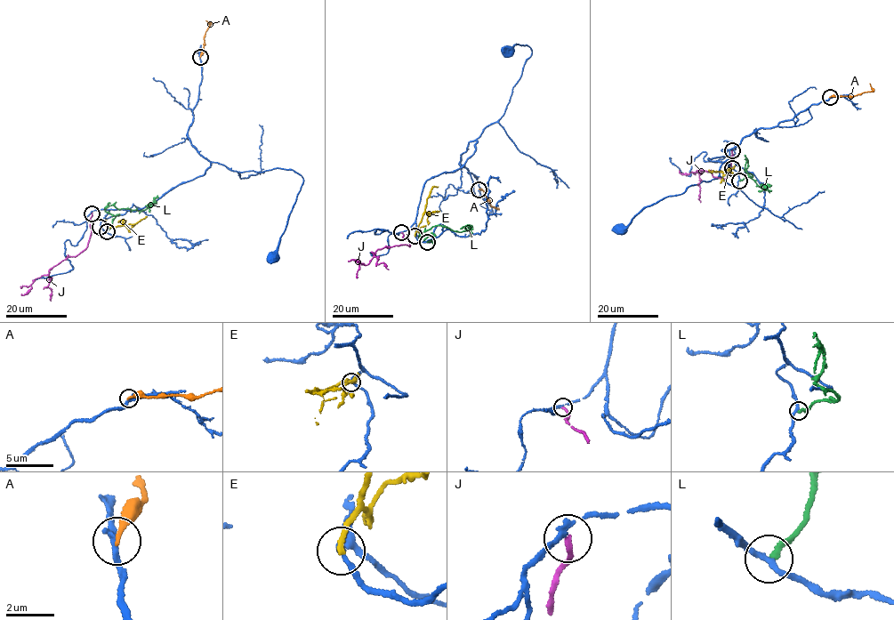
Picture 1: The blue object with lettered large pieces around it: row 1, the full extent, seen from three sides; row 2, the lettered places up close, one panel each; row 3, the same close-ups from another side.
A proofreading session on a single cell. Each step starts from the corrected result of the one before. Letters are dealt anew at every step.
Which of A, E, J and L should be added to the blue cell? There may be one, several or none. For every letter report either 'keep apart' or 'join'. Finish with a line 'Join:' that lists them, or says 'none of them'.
A: keep apart
E: keep apart
J: keep apart
L: keep apart
Join: none of them

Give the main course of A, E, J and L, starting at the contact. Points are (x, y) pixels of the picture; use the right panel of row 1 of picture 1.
A: (830, 97), (852, 96), (871, 91), (869, 84)
E: (732, 168), (709, 171), (713, 172)
J: (732, 151), (730, 174), (723, 179), (702, 170), (698, 170), (700, 173), (696, 171), (680, 173), (679, 170)
L: (739, 180), (752, 176), (745, 171), (746, 159), (744, 167), (748, 175), (763, 190), (768, 189), (761, 184)

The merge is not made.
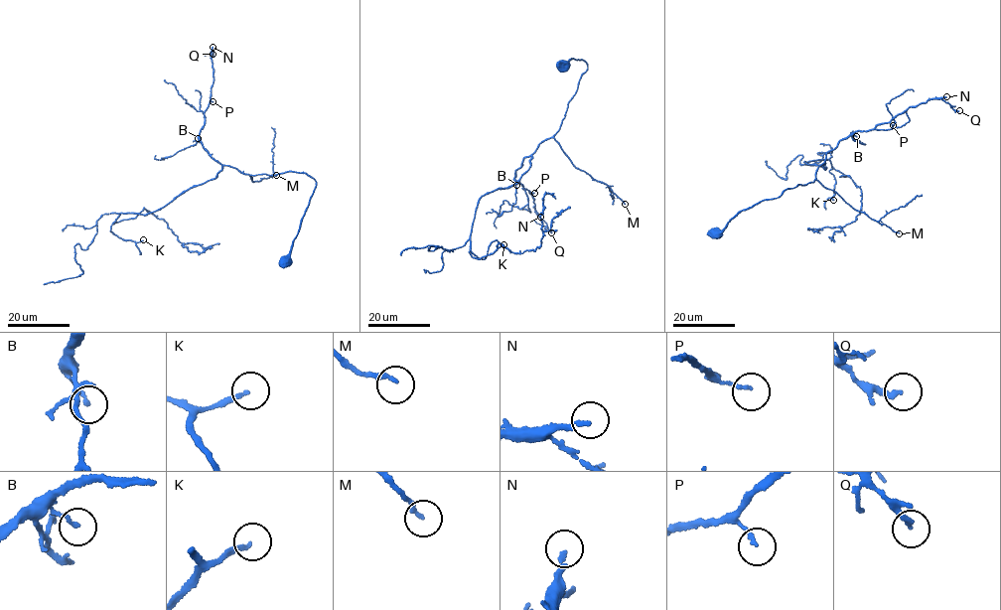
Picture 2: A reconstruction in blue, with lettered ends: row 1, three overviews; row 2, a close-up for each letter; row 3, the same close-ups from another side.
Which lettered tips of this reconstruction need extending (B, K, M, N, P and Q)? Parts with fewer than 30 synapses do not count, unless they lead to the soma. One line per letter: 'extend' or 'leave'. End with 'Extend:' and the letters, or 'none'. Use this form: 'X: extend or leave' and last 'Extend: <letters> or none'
B: leave
K: extend
M: leave
N: extend
P: leave
Q: leave
Extend: K, N

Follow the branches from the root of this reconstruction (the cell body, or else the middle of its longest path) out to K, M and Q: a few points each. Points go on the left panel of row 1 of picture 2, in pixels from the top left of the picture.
K: (286, 260), (316, 185), (304, 172), (223, 165), (111, 227), (143, 239)
M: (286, 260), (316, 183), (306, 173), (293, 171), (249, 176), (254, 182), (276, 175)
Q: (286, 260), (316, 180), (293, 171), (244, 175), (209, 154), (199, 138), (214, 78), (213, 54)

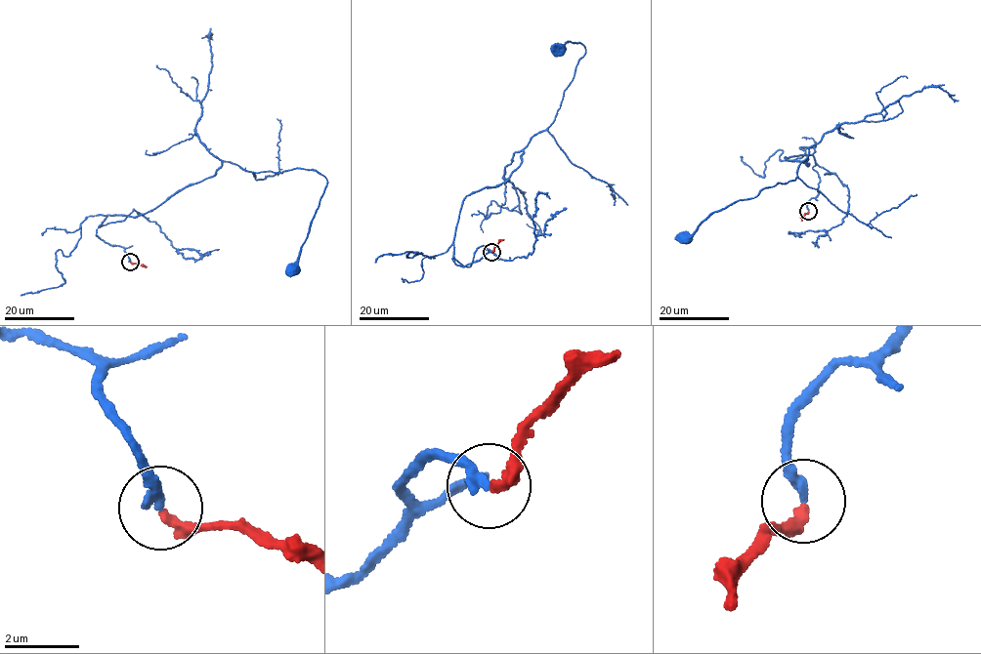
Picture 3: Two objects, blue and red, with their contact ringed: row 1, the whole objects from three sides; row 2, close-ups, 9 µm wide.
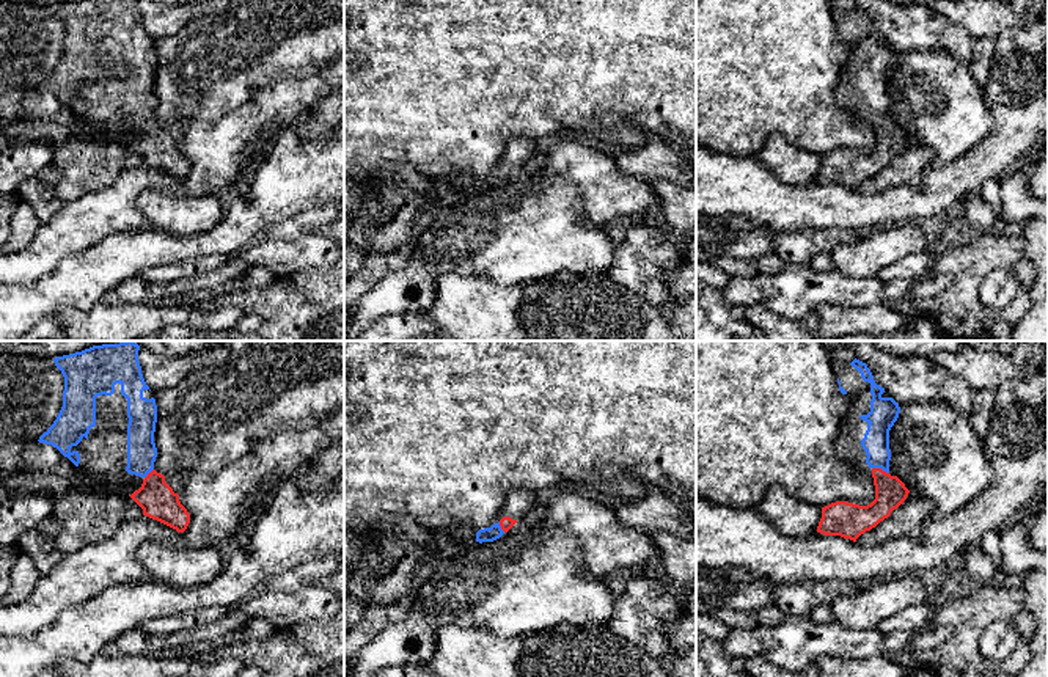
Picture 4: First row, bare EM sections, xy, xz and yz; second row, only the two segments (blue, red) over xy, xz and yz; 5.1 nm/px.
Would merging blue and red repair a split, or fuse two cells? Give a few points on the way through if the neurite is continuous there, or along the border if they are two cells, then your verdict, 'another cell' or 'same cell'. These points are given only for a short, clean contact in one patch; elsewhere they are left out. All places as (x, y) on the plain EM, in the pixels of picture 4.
across yz (875, 91), (880, 115), (882, 128), (890, 140) | same cell

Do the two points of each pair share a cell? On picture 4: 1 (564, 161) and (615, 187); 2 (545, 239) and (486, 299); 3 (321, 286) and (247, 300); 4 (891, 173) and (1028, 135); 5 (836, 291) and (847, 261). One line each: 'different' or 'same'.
1: same
2: different
3: same
4: different
5: different

